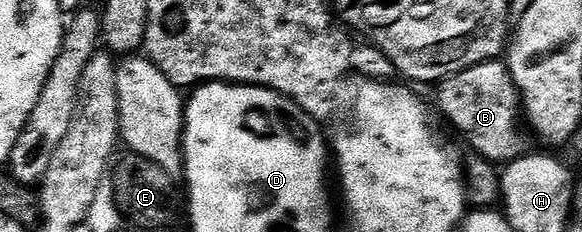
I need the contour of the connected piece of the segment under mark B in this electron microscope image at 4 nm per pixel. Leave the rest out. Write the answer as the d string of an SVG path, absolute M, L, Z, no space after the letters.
M488 59L471 69L448 75L436 84L435 91L437 107L445 114L446 121L459 134L469 138L480 158L488 159L494 165L508 165L530 154L530 136L523 126L521 94L504 62Z

